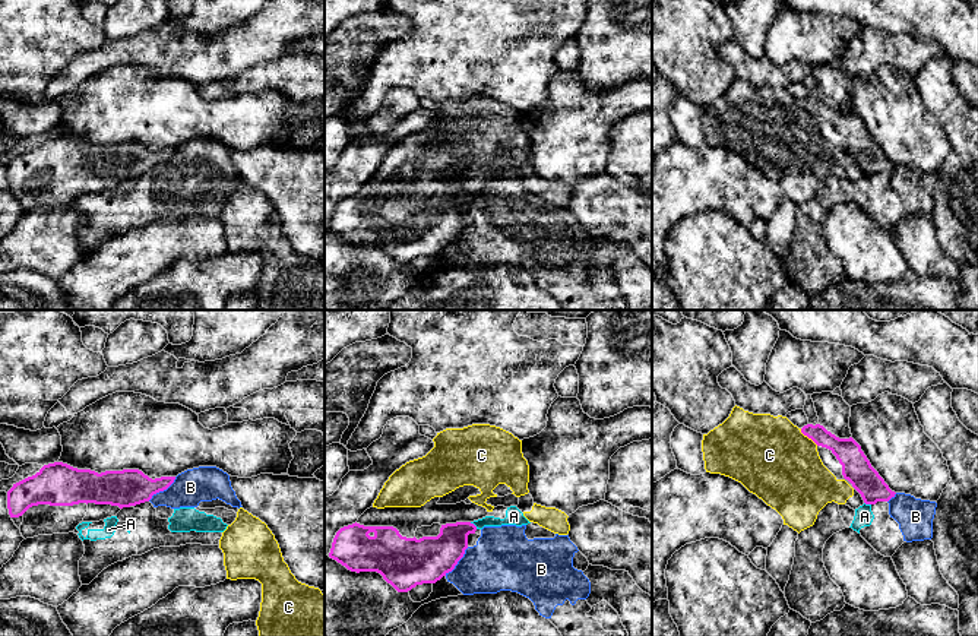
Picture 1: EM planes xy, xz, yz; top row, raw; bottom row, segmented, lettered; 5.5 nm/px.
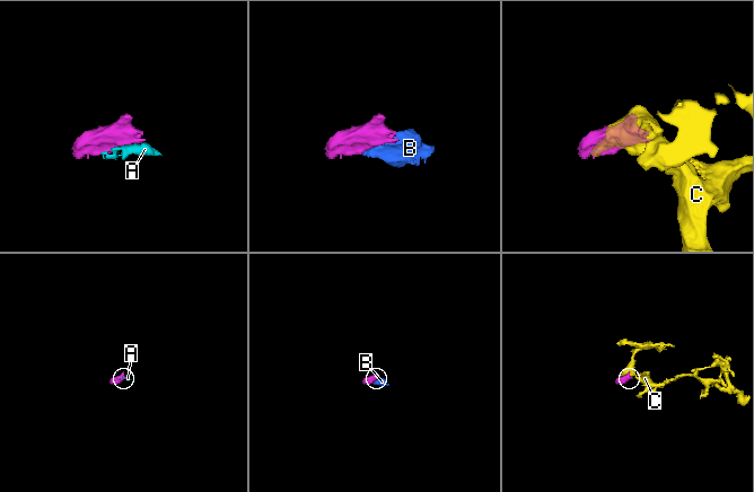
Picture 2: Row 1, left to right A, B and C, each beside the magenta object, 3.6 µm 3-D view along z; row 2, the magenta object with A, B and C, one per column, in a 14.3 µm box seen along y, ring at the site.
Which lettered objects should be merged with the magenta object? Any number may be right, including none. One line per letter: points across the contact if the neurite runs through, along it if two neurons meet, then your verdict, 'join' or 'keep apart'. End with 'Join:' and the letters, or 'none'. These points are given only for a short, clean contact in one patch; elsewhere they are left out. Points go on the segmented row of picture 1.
A: border xz (469, 522), (477, 528); keep apart
B: keep apart
C: join
Join: C

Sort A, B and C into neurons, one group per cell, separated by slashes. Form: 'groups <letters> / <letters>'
groups A B / C

